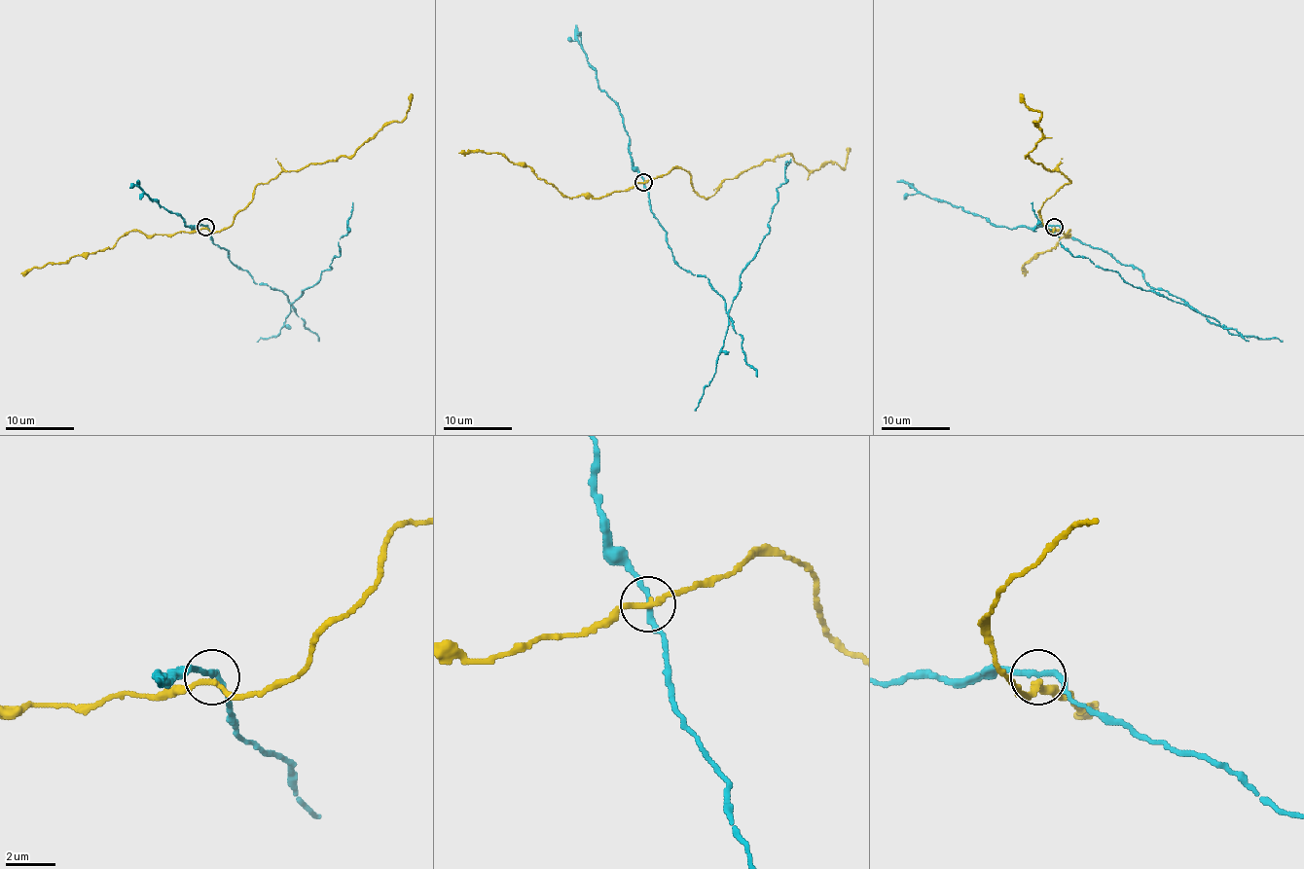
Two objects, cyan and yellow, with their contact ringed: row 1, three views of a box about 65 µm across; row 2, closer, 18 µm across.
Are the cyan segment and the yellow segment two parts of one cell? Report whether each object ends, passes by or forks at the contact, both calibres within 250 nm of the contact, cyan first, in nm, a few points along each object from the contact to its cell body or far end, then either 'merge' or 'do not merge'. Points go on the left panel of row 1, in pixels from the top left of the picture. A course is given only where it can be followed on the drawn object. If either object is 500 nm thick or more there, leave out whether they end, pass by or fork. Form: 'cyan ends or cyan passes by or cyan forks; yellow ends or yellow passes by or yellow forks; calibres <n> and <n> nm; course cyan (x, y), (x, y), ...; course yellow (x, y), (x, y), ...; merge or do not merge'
cyan passes by; yellow passes by; calibres 240 and 240 nm; course cyan (206, 227), (213, 242), (256, 284), (278, 289), (293, 303), (340, 256), (338, 242), (347, 233), (353, 202); course yellow (206, 227), (213, 233), (227, 229), (253, 198), (255, 187), (289, 170), (351, 156), (407, 115), (410, 94); do not merge

